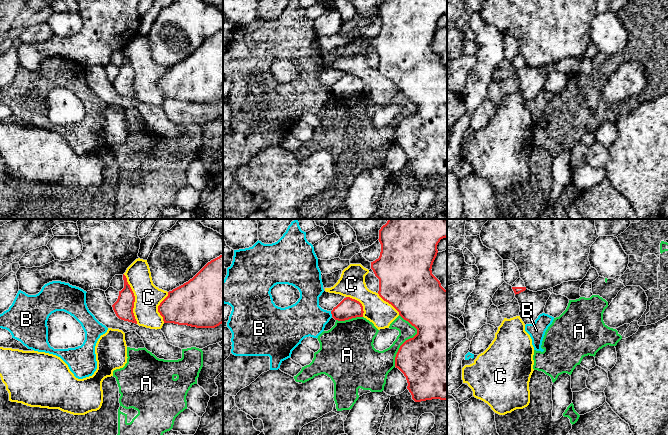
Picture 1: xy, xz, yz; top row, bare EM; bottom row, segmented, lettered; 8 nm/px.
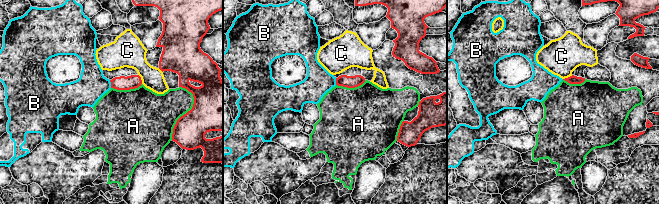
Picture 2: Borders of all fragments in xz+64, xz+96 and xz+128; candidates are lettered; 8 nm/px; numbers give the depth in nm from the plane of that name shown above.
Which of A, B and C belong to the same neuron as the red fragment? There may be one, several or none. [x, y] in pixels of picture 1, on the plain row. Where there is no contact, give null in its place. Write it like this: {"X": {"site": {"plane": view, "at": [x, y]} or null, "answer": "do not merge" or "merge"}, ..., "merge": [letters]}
{"A": {"site": {"plane": "xz", "at": [408, 115]}, "answer": "do not merge"}, "B": {"site": {"plane": "xz", "at": [331, 89]}, "answer": "do not merge"}, "C": {"site": {"plane": "xy", "at": [134, 75]}, "answer": "do not merge"}, "merge": []}

